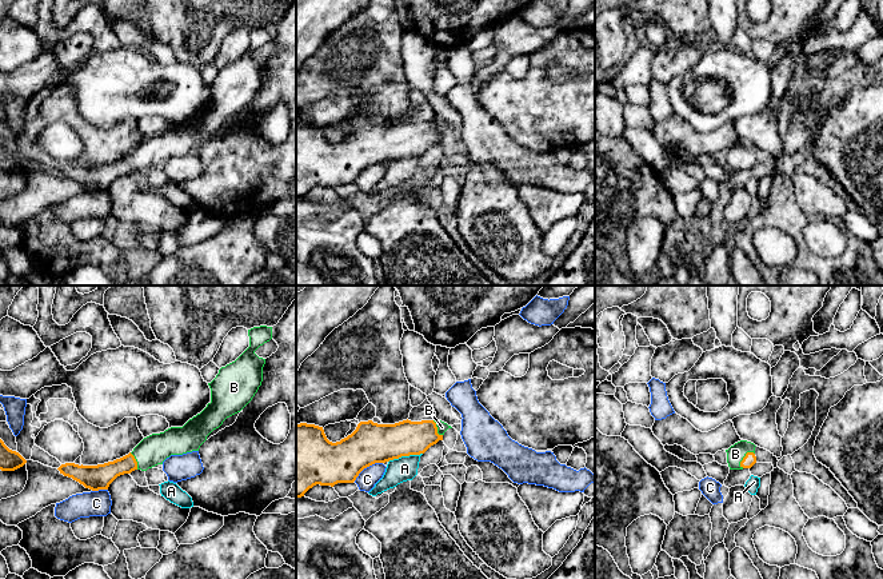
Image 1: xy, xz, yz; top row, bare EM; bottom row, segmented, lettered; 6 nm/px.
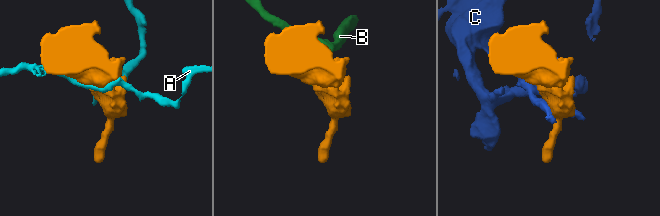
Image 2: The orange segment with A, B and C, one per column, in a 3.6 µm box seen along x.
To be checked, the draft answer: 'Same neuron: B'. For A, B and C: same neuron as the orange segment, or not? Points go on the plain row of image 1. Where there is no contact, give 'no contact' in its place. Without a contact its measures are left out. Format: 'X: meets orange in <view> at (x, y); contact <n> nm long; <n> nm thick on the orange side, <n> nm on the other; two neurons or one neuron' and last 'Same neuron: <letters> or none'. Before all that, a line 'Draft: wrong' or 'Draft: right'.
Draft: right
A: meets orange in xz at (404, 156); contact 220 nm long; 240 nm thick on the orange side, 150 nm on the other; two neurons
B: meets orange in yz at (744, 158); contact 130 nm long; 80 nm thick on the orange side, 110 nm on the other; one neuron
C: meets orange in xz at (367, 167); contact 200 nm long; 260 nm thick on the orange side, 120 nm on the other; two neurons
Same neuron: B

